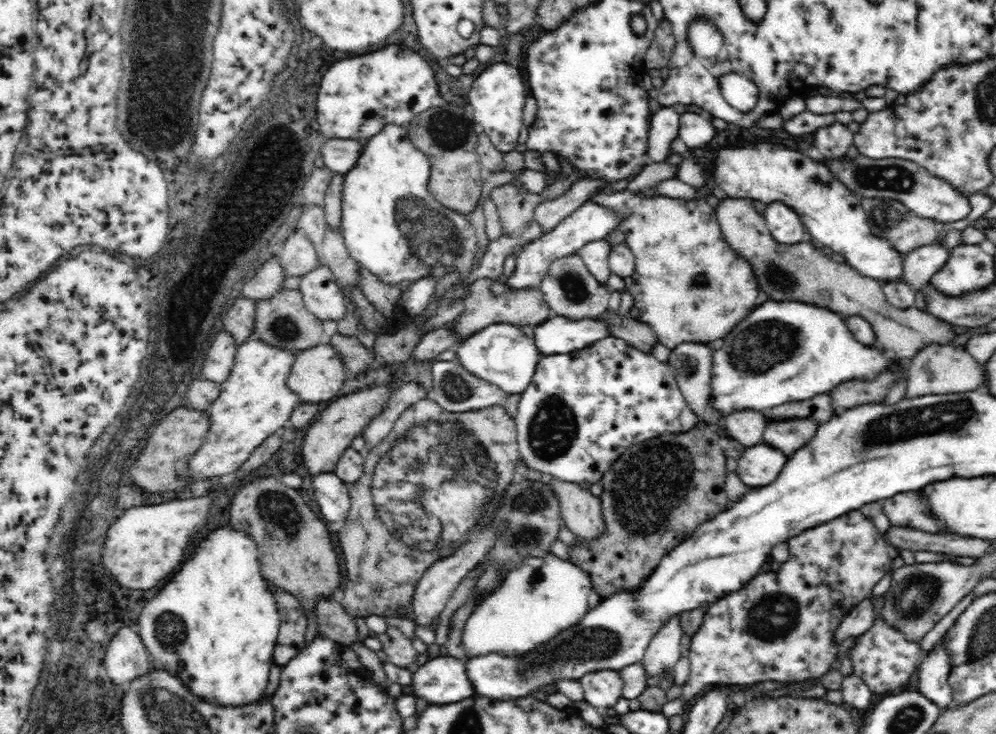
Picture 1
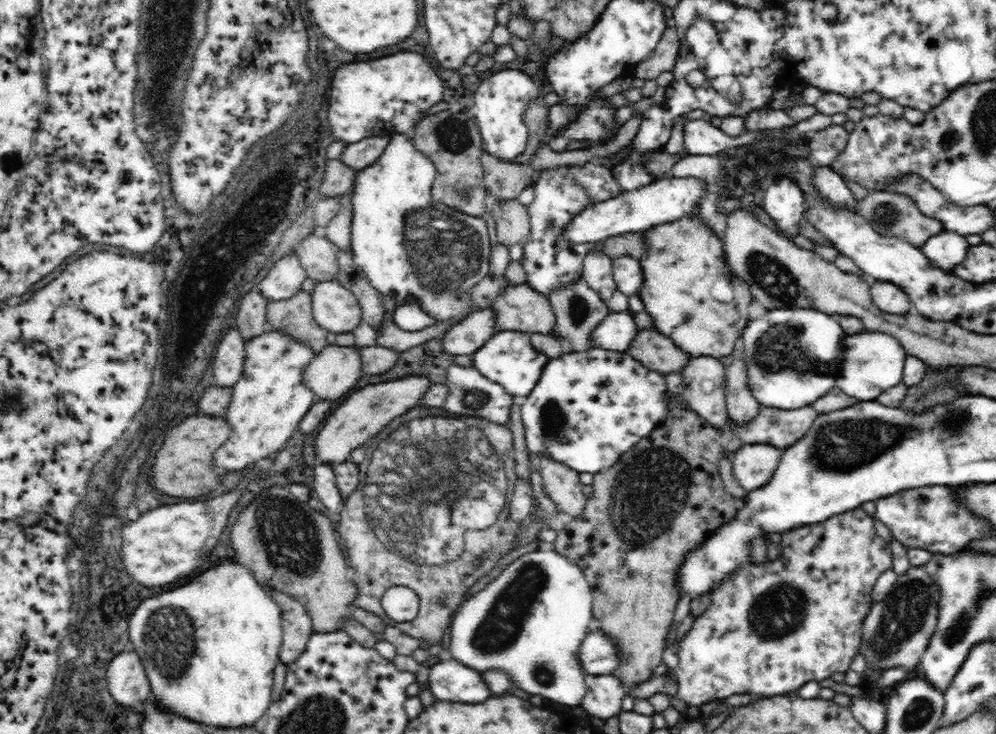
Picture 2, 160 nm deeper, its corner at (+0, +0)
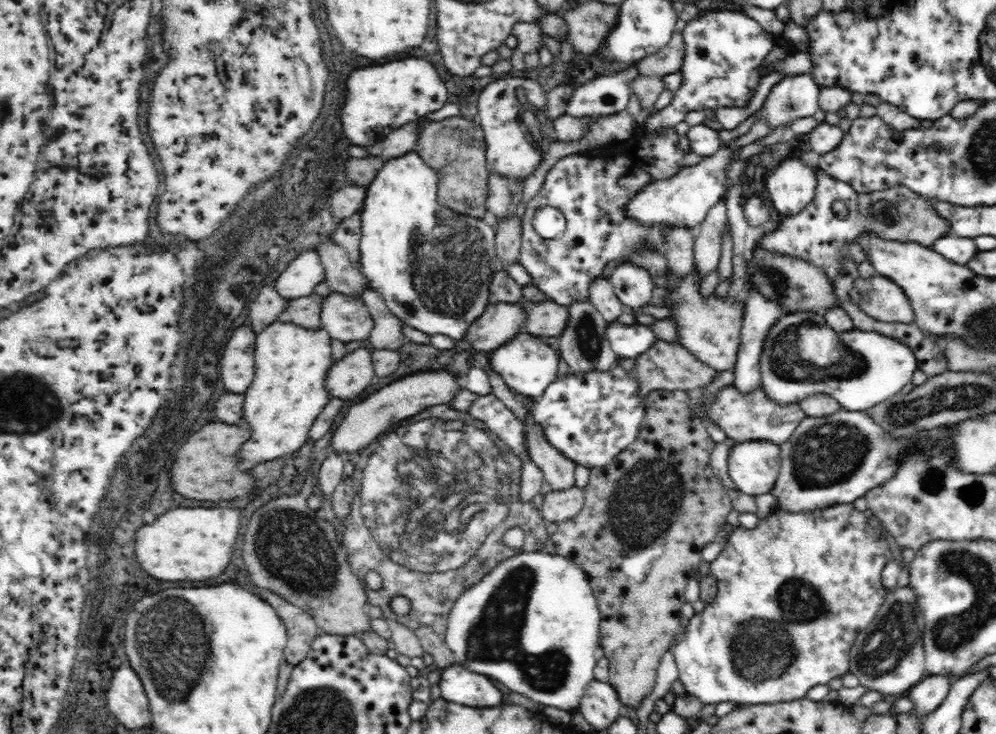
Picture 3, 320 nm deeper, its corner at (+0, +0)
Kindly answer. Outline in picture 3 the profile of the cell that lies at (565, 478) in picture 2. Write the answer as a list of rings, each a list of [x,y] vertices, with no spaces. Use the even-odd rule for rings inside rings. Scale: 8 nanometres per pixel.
[[[523,397],[523,406],[527,409],[526,418],[522,418],[522,424],[526,432],[529,458],[540,467],[545,482],[548,482],[554,490],[564,490],[574,486],[574,470],[576,463],[565,458],[552,444],[548,443],[543,434],[543,428],[536,426],[532,419],[532,407],[535,399]]]

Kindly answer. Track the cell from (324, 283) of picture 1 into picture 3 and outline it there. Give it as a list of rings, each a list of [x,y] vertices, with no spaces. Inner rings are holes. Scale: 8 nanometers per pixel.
[[[333,292],[323,300],[321,326],[334,340],[347,344],[368,339],[374,321],[360,298]]]

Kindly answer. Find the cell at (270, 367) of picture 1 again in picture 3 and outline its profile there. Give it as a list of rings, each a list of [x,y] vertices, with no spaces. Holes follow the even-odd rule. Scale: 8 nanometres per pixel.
[[[280,319],[257,333],[253,346],[253,358],[256,358],[255,375],[250,388],[246,390],[246,402],[243,404],[244,422],[252,426],[252,438],[240,448],[238,456],[246,462],[264,462],[286,457],[303,448],[310,439],[308,434],[316,417],[321,413],[328,398],[325,378],[327,370],[336,362],[332,357],[332,340],[324,327],[307,329],[292,322]]]

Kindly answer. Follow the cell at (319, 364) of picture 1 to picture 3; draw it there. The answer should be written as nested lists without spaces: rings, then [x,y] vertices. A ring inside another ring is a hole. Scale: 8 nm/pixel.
[[[359,348],[346,353],[327,370],[325,385],[332,397],[348,400],[360,396],[375,376],[371,353]]]

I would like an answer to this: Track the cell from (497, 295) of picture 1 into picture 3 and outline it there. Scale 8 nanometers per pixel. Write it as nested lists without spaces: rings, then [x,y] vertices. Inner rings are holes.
[[[556,301],[543,303],[518,302],[527,312],[525,332],[534,336],[558,338],[569,321],[569,310]]]

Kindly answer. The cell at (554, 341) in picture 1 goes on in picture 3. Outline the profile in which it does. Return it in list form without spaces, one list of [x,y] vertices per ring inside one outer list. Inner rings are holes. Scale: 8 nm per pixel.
[[[618,322],[610,323],[607,339],[617,356],[635,359],[640,353],[648,350],[658,339],[651,326],[622,325]]]

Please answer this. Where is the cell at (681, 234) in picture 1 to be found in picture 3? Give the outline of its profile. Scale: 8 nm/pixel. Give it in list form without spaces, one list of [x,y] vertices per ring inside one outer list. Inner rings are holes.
[[[690,274],[684,279],[670,276],[666,284],[672,288],[672,296],[668,298],[668,304],[674,304],[674,312],[671,312],[671,316],[679,328],[680,344],[686,346],[702,363],[708,363],[709,367],[715,368],[718,372],[732,371],[741,343],[744,314],[742,302],[732,298],[720,300],[720,296],[710,296],[708,300],[702,298],[700,278],[696,274]]]

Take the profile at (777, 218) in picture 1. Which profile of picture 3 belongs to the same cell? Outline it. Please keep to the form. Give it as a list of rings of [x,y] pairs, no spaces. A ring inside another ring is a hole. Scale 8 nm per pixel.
[[[800,157],[788,158],[782,161],[778,168],[768,176],[762,189],[766,192],[769,203],[772,203],[779,216],[794,216],[804,210],[808,204],[812,204],[818,188],[816,169],[804,164]]]

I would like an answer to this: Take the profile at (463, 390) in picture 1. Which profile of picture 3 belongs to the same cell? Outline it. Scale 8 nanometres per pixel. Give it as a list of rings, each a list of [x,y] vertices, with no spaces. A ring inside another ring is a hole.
[[[490,393],[488,396],[478,396],[473,403],[469,413],[478,420],[480,426],[502,439],[514,456],[529,456],[522,422],[496,395]]]

